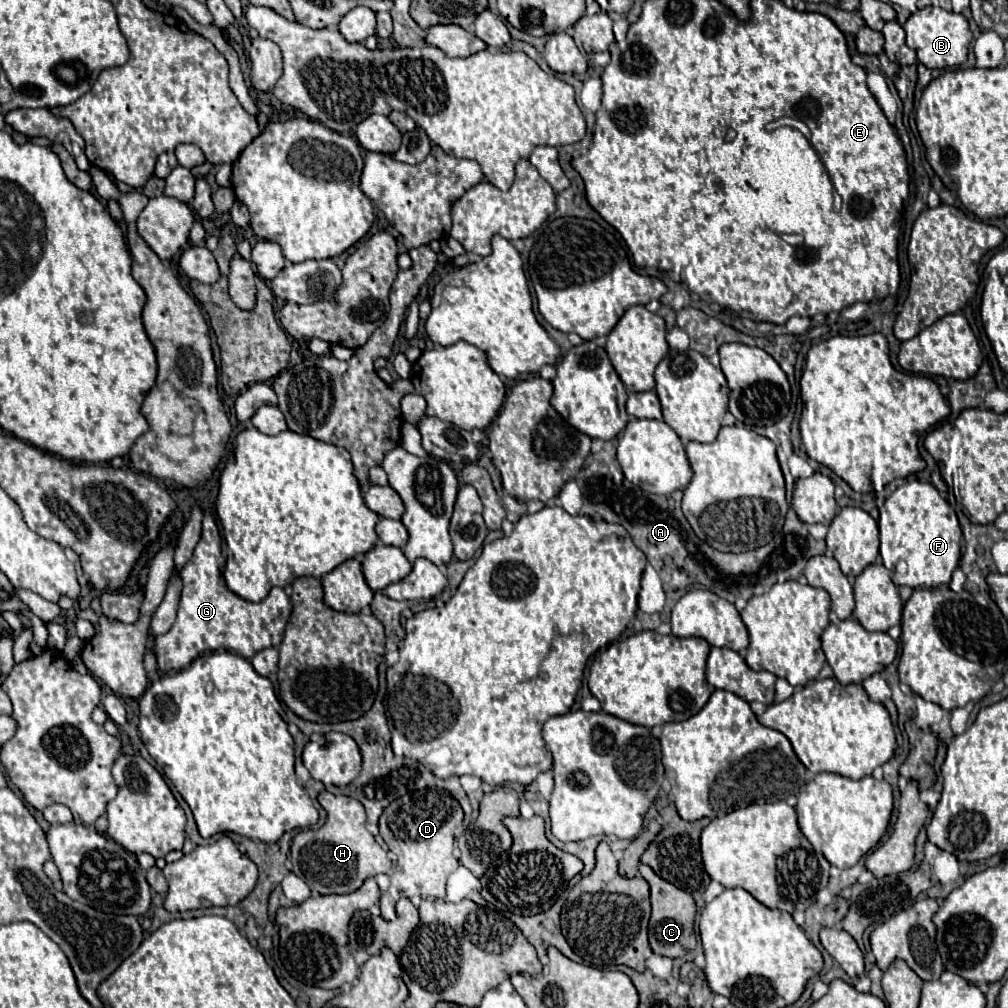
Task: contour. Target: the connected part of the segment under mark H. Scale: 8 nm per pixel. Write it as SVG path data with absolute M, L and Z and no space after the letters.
M322 791L318 795L318 801L326 809L328 819L318 831L302 831L292 839L292 849L290 849L292 873L296 873L298 877L304 877L306 885L320 895L352 893L368 877L373 877L381 891L380 899L382 899L382 893L386 891L398 893L398 900L406 897L392 883L394 869L386 851L376 842L374 835L366 829L364 805L352 797L334 795L328 791Z

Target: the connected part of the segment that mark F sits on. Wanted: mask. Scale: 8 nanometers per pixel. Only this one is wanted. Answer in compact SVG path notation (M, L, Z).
M906 481L896 487L896 491L886 499L886 517L878 519L880 525L880 556L886 569L892 571L892 581L896 585L918 587L940 587L946 585L960 561L960 523L954 509L940 497L938 489L924 481Z

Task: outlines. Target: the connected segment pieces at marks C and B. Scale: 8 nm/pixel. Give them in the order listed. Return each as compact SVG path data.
M640 865L640 875L650 885L650 901L652 901L652 917L650 917L650 947L654 953L664 957L684 957L688 951L696 947L694 935L694 919L696 919L696 903L692 895L676 885L658 877L648 865Z
M924 7L910 15L910 19L904 23L904 31L906 31L906 45L916 51L918 61L924 63L928 69L956 67L962 65L968 57L972 31L964 15L946 11L942 7Z

